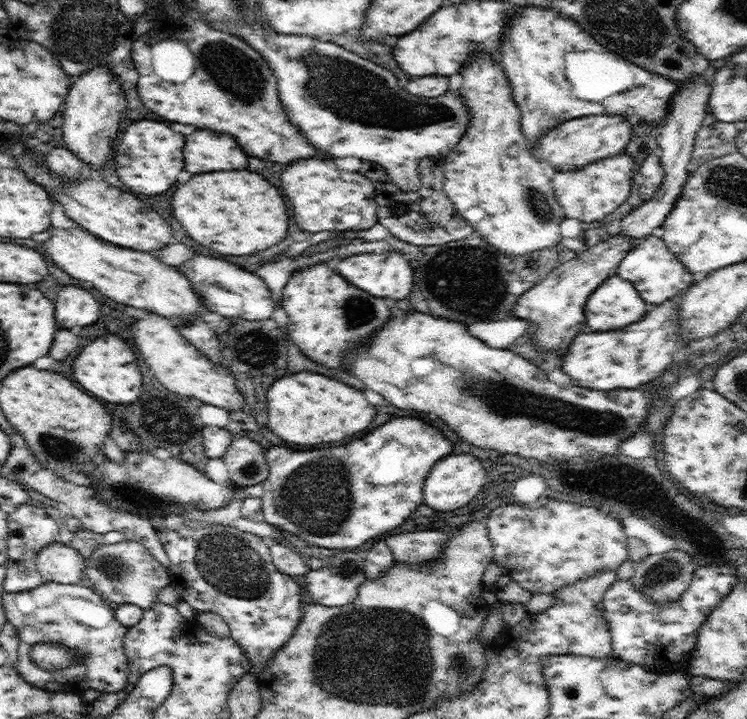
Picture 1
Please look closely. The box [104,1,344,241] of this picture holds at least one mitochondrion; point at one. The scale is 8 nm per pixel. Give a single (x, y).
(234, 71)

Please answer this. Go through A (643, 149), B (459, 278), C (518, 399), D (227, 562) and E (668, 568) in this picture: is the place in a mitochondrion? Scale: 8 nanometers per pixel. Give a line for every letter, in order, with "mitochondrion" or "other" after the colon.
A: other
B: mitochondrion
C: mitochondrion
D: mitochondrion
E: mitochondrion

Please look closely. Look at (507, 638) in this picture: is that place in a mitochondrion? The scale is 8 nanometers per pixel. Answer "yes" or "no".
no

